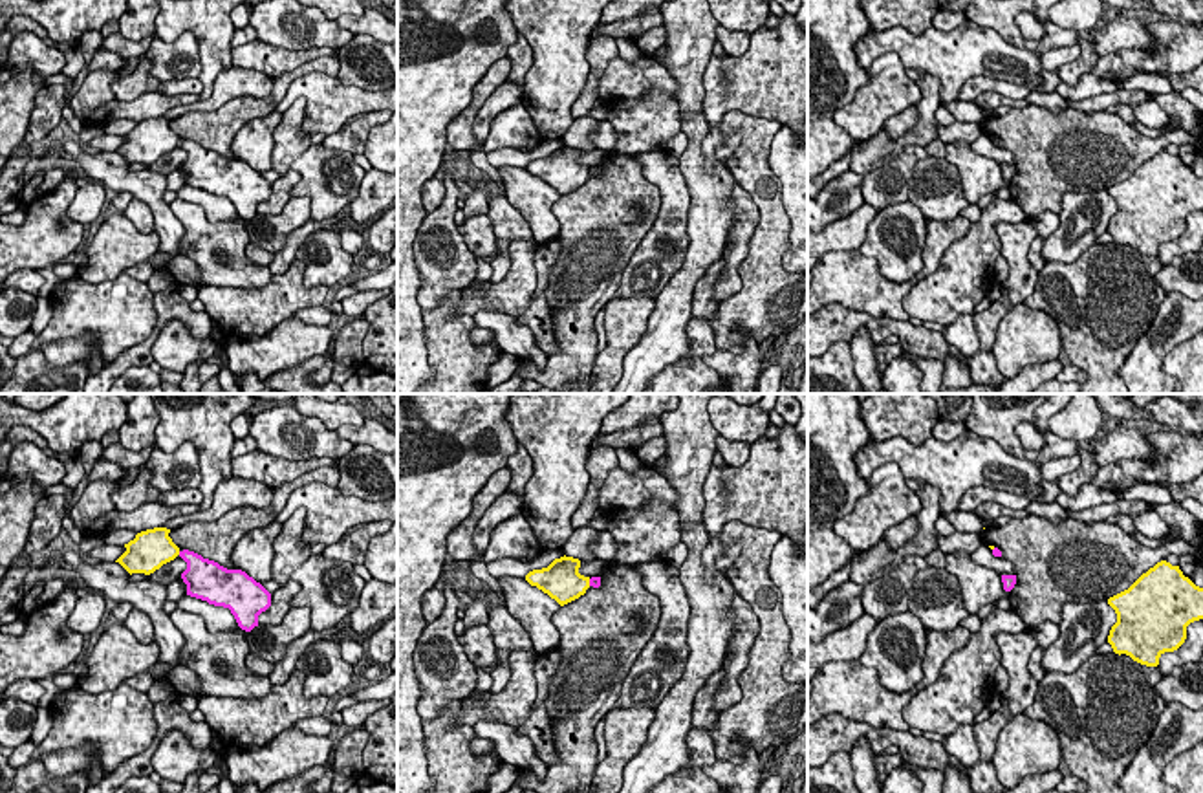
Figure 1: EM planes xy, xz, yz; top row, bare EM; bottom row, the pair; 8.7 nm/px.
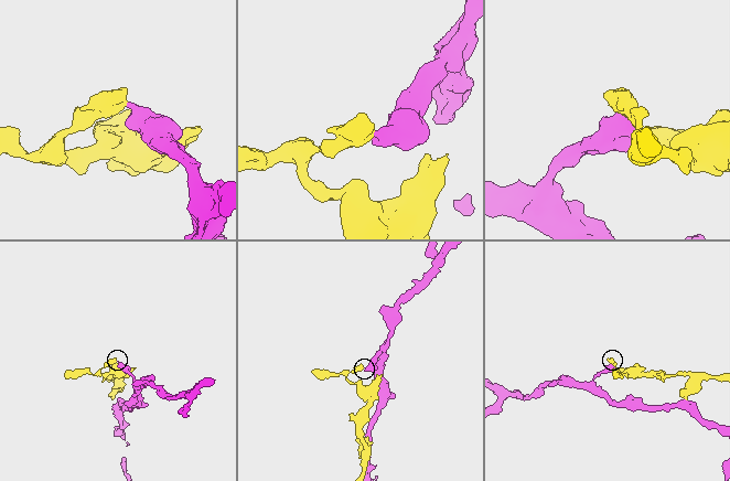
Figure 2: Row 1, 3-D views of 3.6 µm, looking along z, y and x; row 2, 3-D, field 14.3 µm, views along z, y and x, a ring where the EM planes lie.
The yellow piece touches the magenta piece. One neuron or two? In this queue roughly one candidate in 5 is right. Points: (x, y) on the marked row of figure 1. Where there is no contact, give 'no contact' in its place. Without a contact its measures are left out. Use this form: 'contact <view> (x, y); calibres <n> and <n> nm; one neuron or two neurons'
contact xz (588, 583); calibres 340 and 100 nm; two neurons

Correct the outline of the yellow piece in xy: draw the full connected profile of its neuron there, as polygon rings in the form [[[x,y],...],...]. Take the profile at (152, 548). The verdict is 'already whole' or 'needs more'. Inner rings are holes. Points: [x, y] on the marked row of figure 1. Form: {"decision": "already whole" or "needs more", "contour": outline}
{"decision": "already whole", "contour": [[[167,527],[137,533],[134,540],[125,544],[126,551],[115,562],[119,562],[130,575],[154,573],[179,555],[179,548],[172,542],[168,533],[170,529]]]}

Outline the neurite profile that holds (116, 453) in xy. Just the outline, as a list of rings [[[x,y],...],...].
[[[115,441],[103,451],[103,458],[115,462],[123,471],[126,471],[130,467],[145,465],[156,447],[157,445],[154,443],[141,451],[128,451],[119,441]]]

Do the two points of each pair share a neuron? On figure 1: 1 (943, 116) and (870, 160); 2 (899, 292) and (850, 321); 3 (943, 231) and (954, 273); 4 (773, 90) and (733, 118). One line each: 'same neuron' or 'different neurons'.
1: different neurons
2: different neurons
3: different neurons
4: different neurons

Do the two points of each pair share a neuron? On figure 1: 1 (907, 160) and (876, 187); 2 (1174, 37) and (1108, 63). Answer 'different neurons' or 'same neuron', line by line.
1: same neuron
2: same neuron

